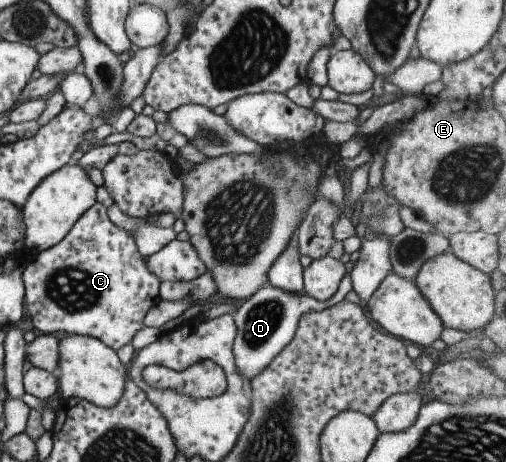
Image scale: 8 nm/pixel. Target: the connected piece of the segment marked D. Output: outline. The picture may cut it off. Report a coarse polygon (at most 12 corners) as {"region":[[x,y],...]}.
{"region":[[350,270],[320,302],[266,282],[233,315],[247,385],[294,338],[304,314],[352,291]]}

